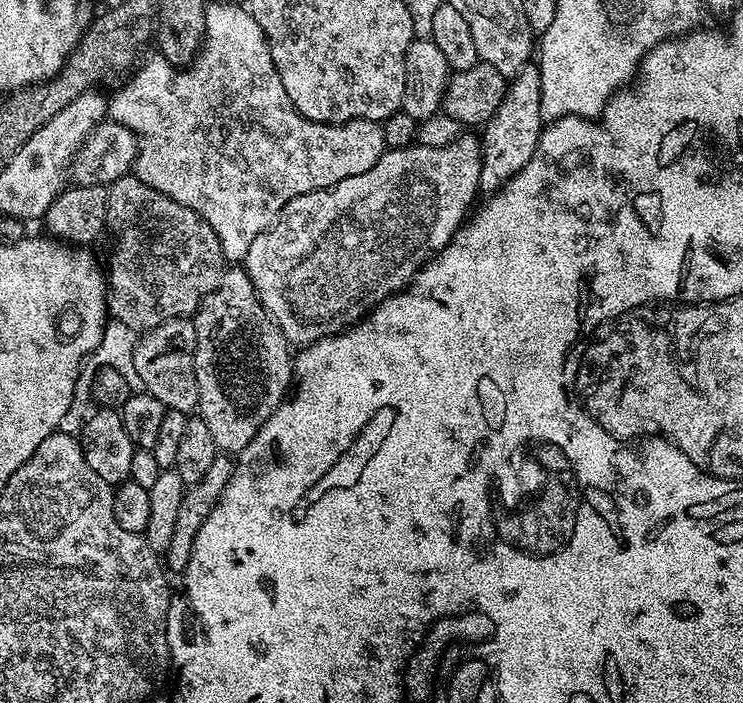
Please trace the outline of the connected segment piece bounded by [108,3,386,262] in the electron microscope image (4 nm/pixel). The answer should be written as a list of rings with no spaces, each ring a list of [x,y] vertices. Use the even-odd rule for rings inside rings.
[[[209,3],[204,9],[206,14],[206,30],[204,31],[204,46],[199,56],[192,61],[191,64],[181,67],[179,70],[177,65],[170,63],[168,59],[159,54],[153,54],[148,61],[141,63],[139,67],[135,69],[129,75],[128,79],[123,81],[119,85],[120,88],[113,96],[110,96],[108,100],[108,116],[110,117],[111,123],[121,124],[126,126],[136,136],[136,162],[134,165],[134,175],[137,176],[142,182],[146,182],[146,186],[154,186],[154,190],[158,190],[162,194],[166,194],[170,198],[174,198],[174,202],[182,202],[182,206],[190,206],[190,210],[194,210],[200,217],[207,222],[210,226],[210,230],[214,230],[214,234],[218,238],[218,242],[222,246],[224,251],[224,259],[228,262],[240,262],[243,261],[244,256],[250,250],[250,242],[254,242],[254,238],[258,238],[258,234],[262,234],[276,221],[277,216],[280,212],[290,203],[294,198],[298,198],[302,194],[310,194],[314,190],[322,190],[323,188],[332,188],[338,182],[342,182],[342,178],[354,178],[354,174],[363,174],[366,170],[370,170],[370,166],[374,166],[374,162],[378,162],[378,158],[386,151],[386,145],[383,138],[383,130],[381,125],[374,120],[351,120],[345,124],[319,124],[313,120],[308,120],[297,108],[292,105],[290,98],[286,94],[286,86],[282,86],[282,78],[278,74],[278,70],[274,66],[274,58],[270,56],[270,50],[268,49],[268,40],[264,36],[262,26],[258,26],[258,22],[253,18],[252,13],[248,11],[247,7],[241,6],[240,8],[236,4],[212,4]]]

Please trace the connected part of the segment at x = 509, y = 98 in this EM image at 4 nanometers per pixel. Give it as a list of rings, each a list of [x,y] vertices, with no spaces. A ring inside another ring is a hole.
[[[529,62],[507,81],[502,106],[482,128],[482,174],[480,189],[484,194],[495,194],[508,183],[534,154],[540,133],[546,122],[542,118],[542,78],[540,69]]]

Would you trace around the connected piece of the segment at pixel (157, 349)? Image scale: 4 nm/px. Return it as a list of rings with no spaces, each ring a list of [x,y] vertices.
[[[179,316],[173,320],[152,328],[143,333],[137,339],[134,350],[134,368],[137,370],[137,378],[143,384],[143,391],[150,393],[158,402],[164,404],[165,409],[192,414],[197,411],[200,399],[198,398],[198,378],[194,374],[194,346],[196,335],[191,319]]]

